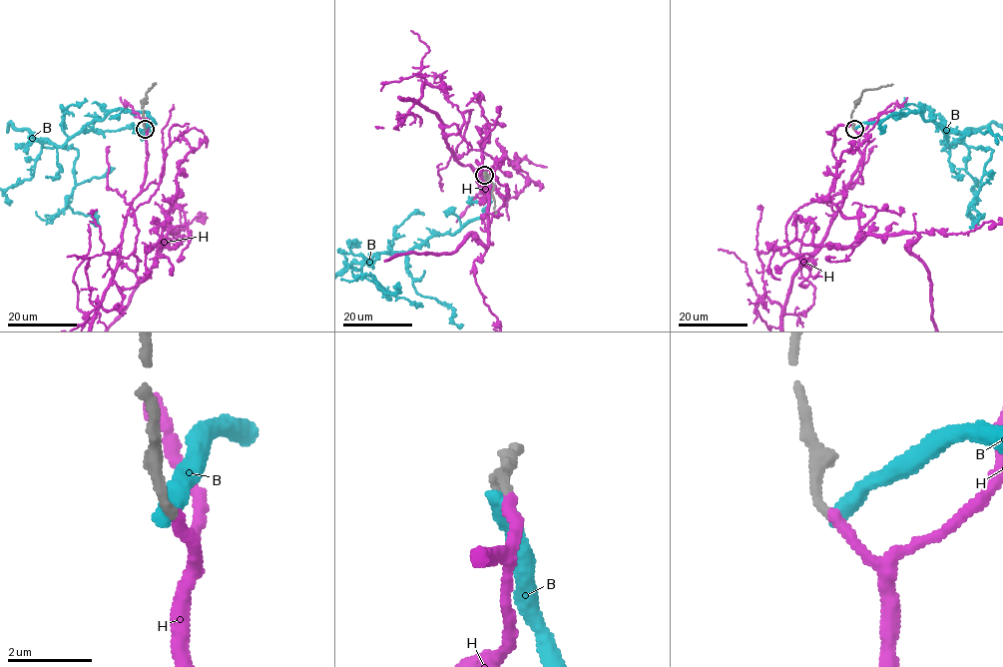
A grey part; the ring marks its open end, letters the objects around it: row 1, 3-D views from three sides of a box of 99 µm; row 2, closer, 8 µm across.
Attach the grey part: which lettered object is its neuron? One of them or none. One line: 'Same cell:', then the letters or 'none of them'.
Same cell: H

